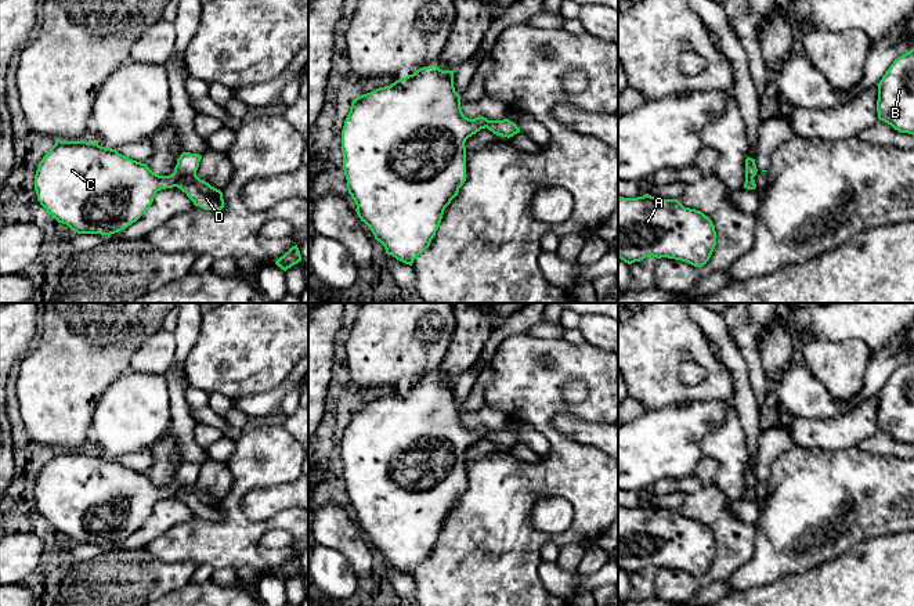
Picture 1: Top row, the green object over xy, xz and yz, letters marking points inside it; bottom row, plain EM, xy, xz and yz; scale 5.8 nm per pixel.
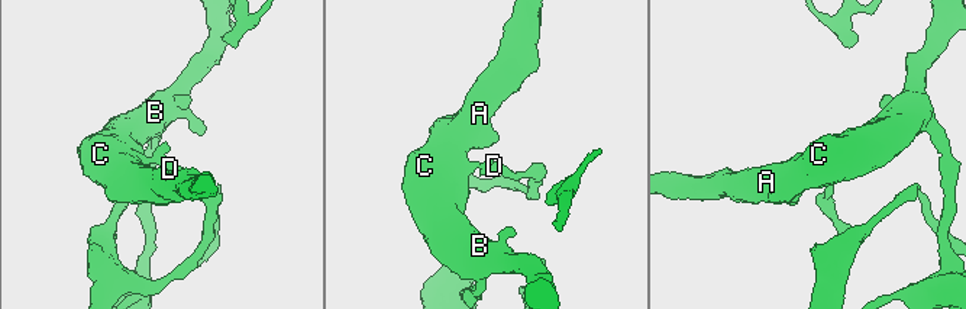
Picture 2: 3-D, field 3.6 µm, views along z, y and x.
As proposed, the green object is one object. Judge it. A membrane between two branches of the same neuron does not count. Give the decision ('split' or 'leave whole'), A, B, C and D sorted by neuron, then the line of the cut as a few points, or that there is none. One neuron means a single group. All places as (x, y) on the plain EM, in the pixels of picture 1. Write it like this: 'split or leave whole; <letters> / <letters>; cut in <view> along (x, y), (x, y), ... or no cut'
split; A B C / D; cut in xy along (195, 483), (181, 487), (174, 496)

